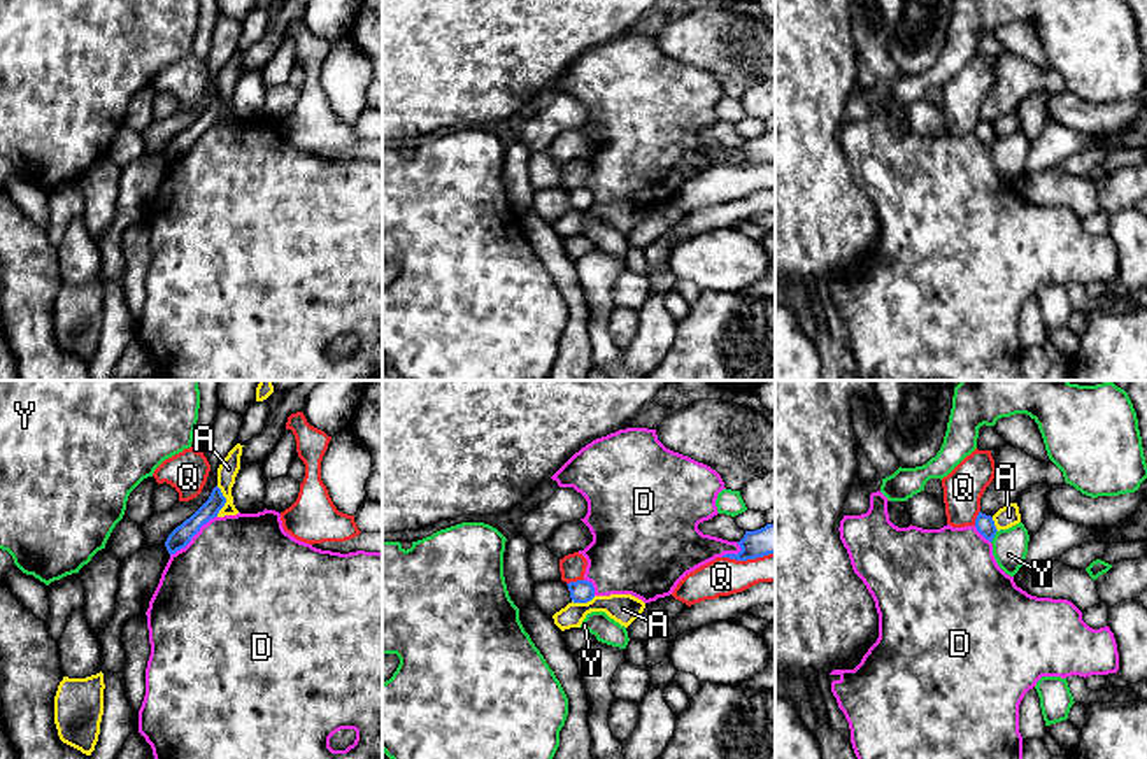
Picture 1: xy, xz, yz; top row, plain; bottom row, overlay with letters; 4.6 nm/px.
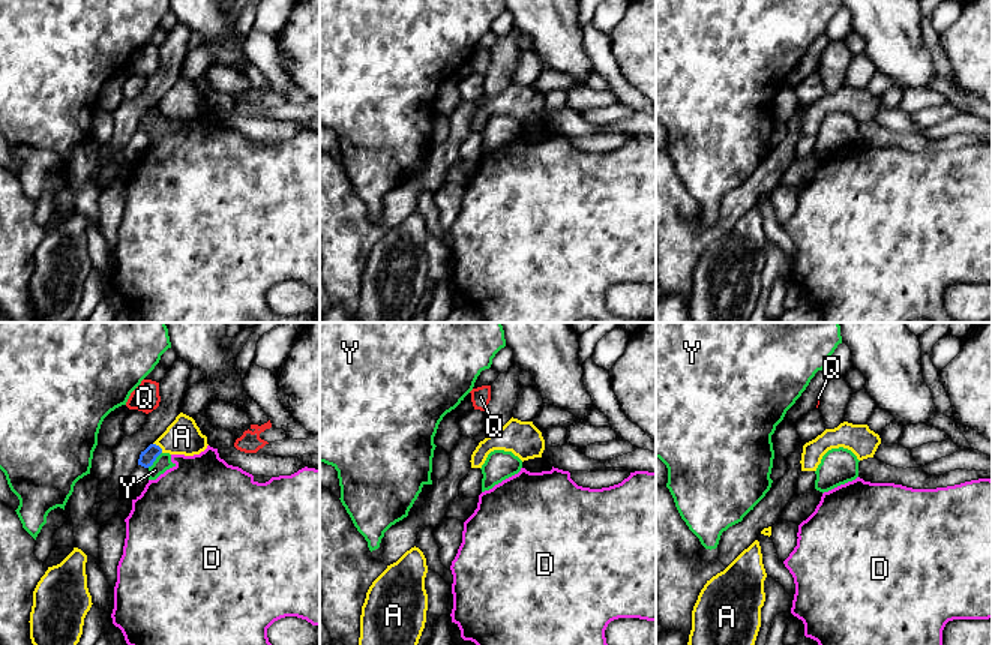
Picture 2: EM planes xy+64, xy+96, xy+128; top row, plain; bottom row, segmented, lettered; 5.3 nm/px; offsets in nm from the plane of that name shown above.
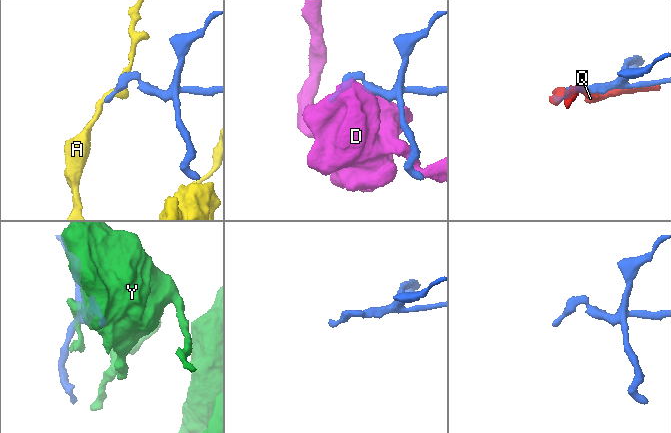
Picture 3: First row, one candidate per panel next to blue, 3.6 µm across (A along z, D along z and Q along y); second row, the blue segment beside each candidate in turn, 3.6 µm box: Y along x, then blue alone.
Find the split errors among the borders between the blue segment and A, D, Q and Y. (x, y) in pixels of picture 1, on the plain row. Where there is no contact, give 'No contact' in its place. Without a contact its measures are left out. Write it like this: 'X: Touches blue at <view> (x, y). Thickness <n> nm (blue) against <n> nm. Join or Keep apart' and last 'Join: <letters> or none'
A: Touches blue at xy (225, 109). Thickness 90 nm (blue) against 90 nm. Keep apart
D: Touches blue at xy (193, 142). Thickness 90 nm (blue) against 500 nm. Keep apart
Q: Touches blue at xz (574, 190). Thickness 110 nm (blue) against 120 nm. Keep apart
Y: Touches blue at yz (993, 144). Thickness 90 nm (blue) against 160 nm. Keep apart
Join: none

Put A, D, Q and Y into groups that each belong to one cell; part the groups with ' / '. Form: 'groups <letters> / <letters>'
groups A / D / Q / Y

